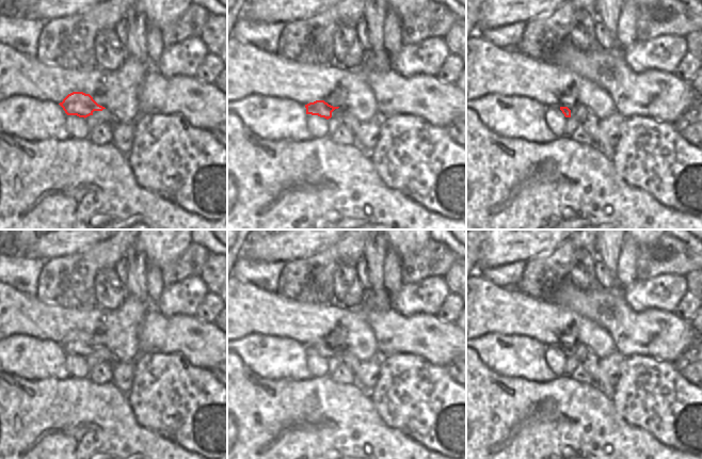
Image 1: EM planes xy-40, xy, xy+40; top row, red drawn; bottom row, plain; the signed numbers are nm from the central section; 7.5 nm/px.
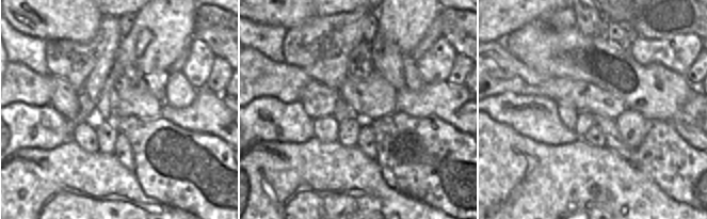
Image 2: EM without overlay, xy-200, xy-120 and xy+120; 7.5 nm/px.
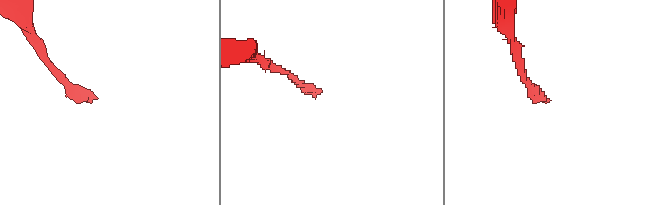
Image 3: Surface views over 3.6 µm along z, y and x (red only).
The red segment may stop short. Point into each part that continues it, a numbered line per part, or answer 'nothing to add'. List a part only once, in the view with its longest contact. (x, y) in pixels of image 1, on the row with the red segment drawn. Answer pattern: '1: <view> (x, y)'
1: xy-40 (105, 114).

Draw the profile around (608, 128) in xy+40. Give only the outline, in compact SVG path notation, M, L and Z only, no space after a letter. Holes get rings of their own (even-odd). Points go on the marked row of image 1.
M615 113L599 123L599 142L600 148L608 154L613 151L620 140L620 125L623 116Z

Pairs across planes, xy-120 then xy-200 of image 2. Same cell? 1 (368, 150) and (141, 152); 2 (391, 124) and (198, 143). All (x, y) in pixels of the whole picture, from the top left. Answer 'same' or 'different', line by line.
1: different
2: same

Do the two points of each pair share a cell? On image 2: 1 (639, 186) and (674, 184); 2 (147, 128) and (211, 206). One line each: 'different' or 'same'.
1: different
2: same

